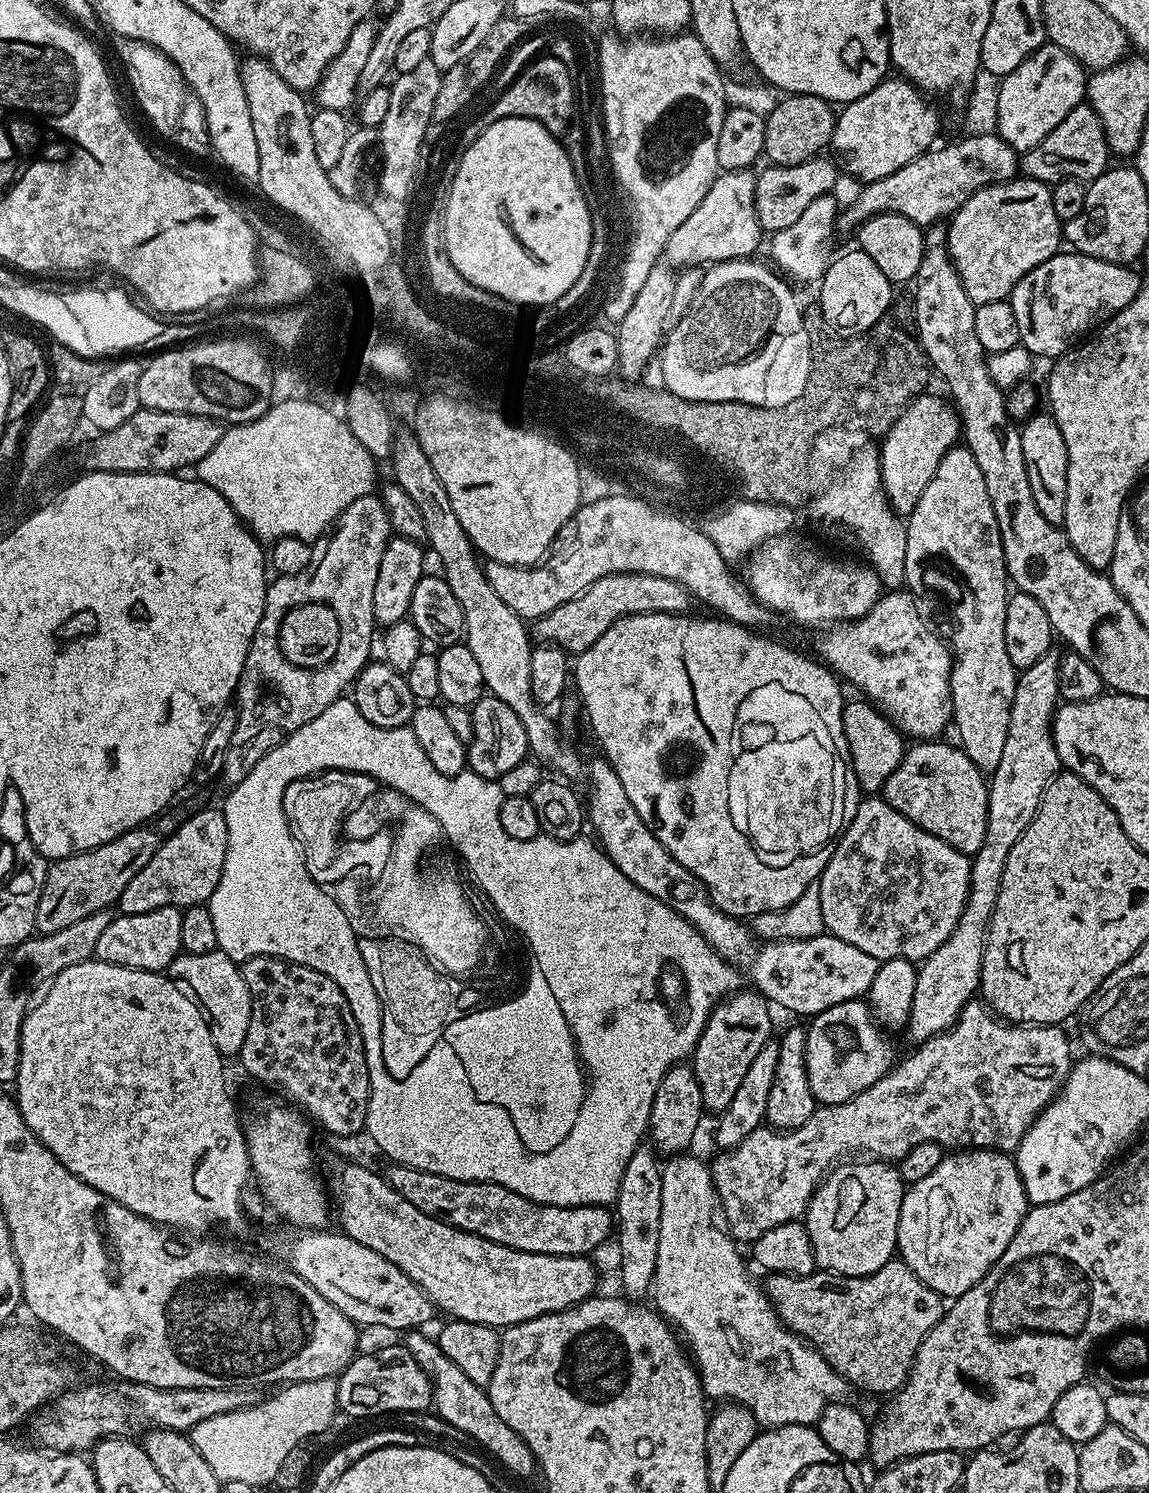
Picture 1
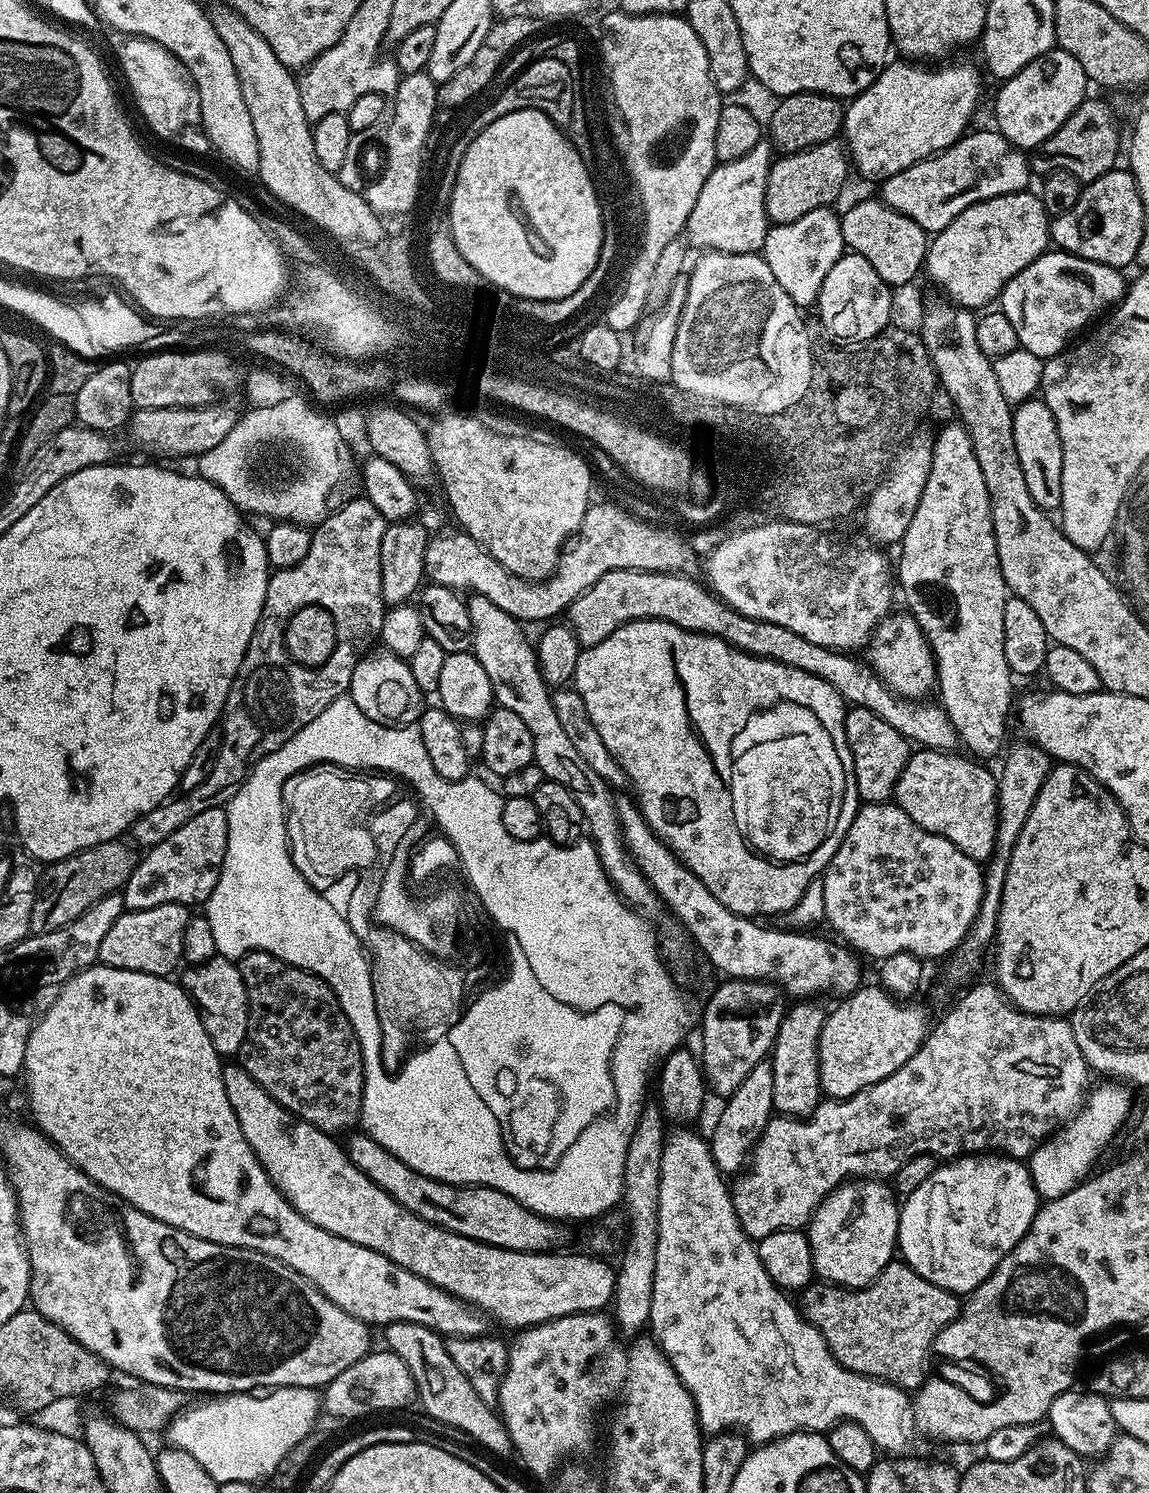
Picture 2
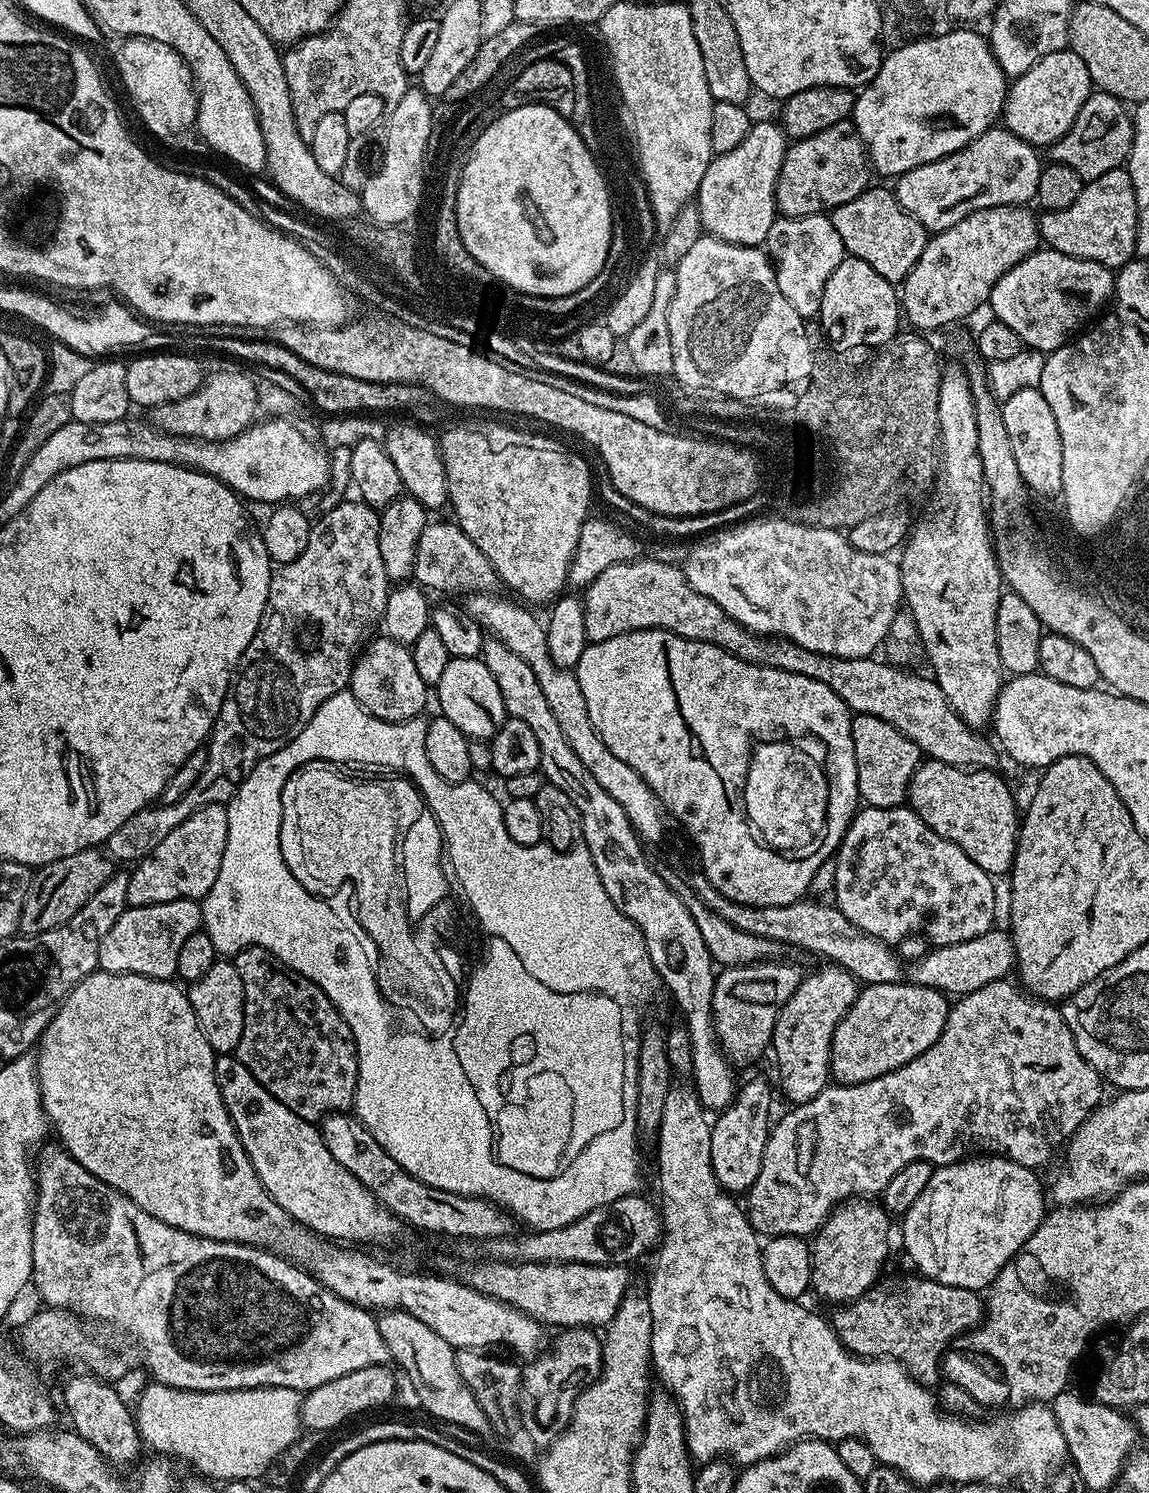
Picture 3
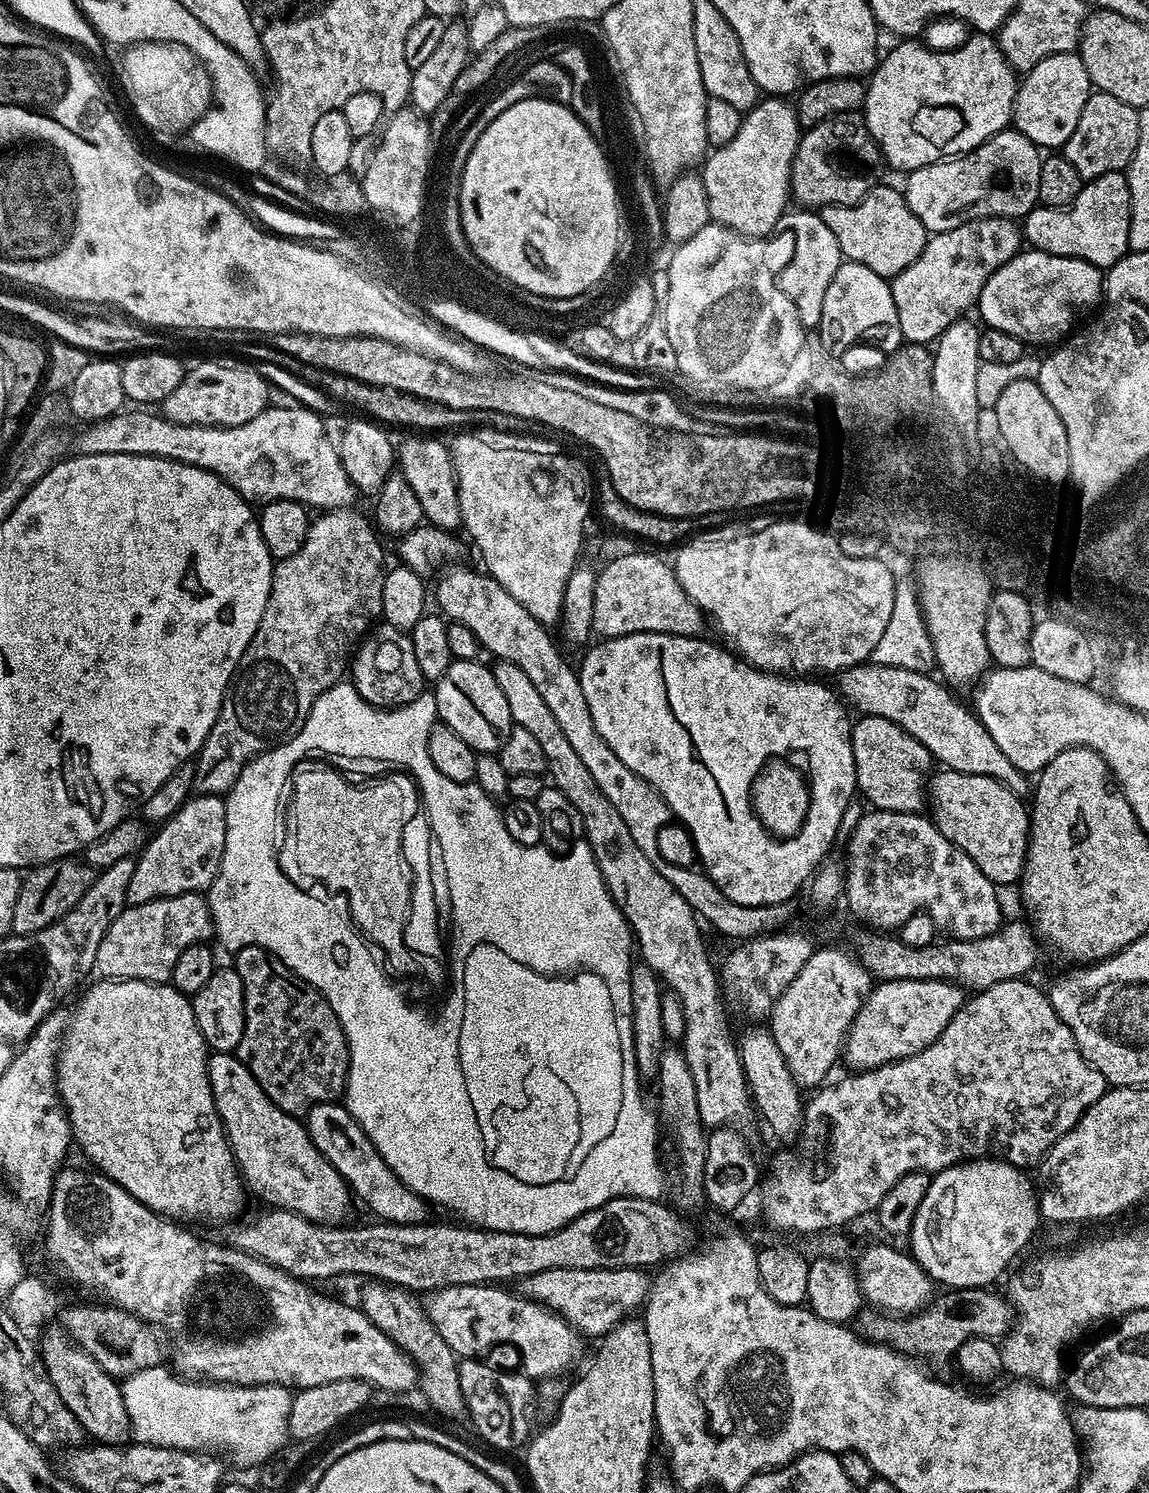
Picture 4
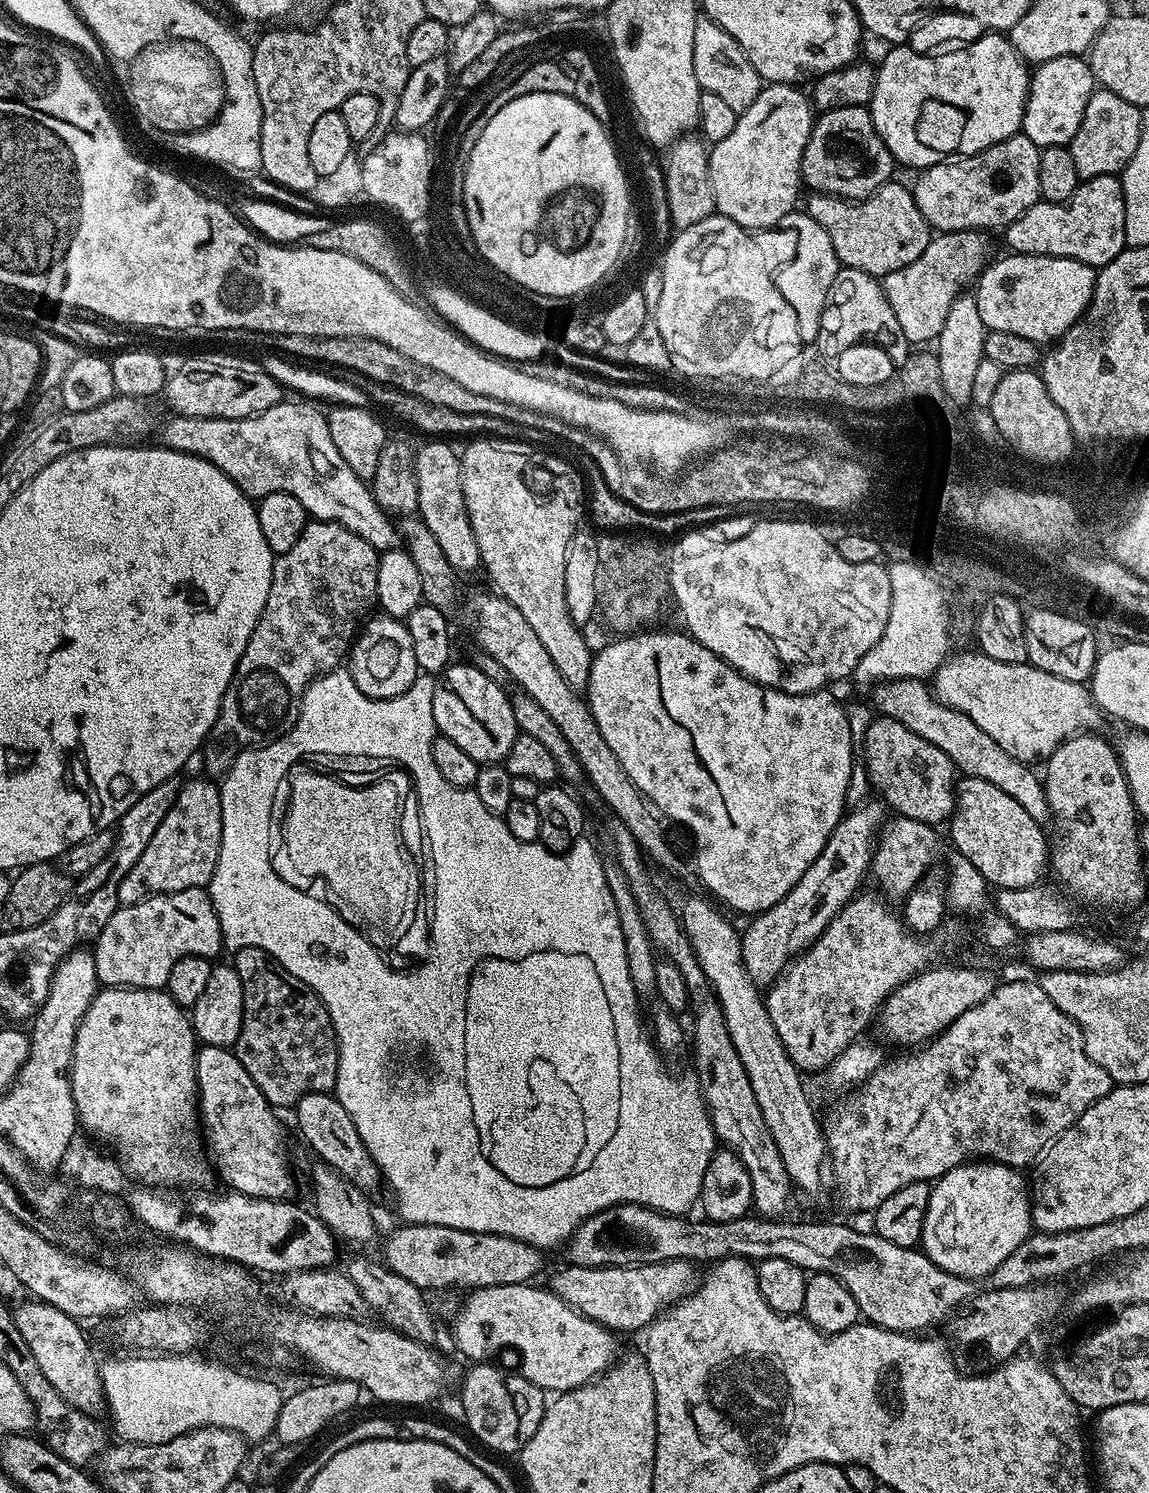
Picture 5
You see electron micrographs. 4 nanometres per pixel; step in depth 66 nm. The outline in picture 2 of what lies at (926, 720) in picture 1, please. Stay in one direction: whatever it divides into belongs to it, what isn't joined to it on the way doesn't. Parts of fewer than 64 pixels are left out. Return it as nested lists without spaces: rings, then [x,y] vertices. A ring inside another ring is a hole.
[[[893,611],[884,617],[866,645],[866,663],[888,683],[900,696],[923,701],[933,695],[937,687],[936,660],[932,656],[932,646],[918,626],[916,617],[907,611]]]

